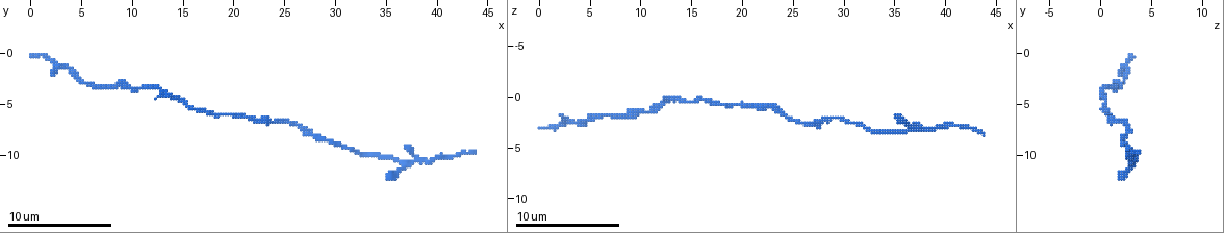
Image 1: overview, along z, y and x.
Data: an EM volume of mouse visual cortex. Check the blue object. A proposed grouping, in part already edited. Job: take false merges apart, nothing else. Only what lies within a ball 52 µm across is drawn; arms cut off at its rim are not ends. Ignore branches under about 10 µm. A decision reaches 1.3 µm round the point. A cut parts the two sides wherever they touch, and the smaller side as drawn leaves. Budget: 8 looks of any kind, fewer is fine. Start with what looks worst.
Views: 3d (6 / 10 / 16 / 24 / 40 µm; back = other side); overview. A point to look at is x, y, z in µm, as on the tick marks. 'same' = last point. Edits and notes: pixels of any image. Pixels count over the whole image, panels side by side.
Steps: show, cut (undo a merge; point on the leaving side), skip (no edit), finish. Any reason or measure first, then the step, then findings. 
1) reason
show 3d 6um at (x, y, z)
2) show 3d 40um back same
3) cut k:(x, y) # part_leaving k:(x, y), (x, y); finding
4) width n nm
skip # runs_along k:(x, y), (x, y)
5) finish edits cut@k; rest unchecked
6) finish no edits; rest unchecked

calibre changes
show 3d 16um at (8.0, 3.2, 1.8)

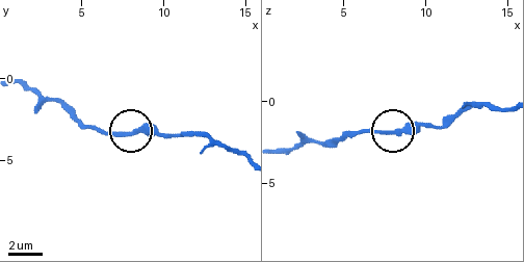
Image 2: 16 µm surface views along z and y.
skip # runs_along 2:(504, 109), (475, 105), (434, 126), (342, 130); all the same neuron

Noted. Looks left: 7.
sudden change in width
show 3d 10um at (36.0, 10.4, 3.4)

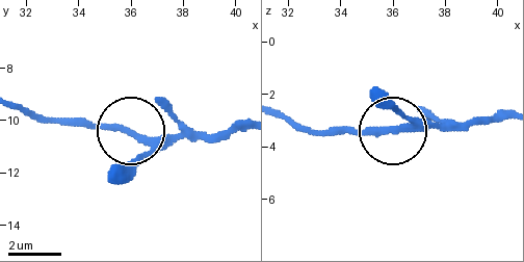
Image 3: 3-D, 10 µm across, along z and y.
from behind
show 3d 10um back at (36.0, 10.5, 3.3)

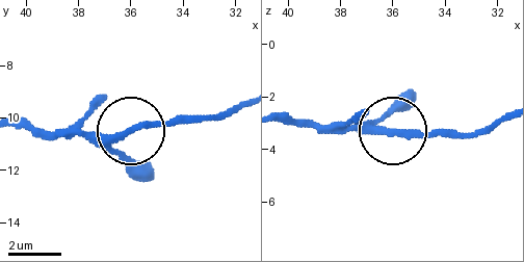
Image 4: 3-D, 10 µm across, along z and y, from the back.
width 270 nm
skip # runs_along 4:(242, 103), (195, 121), (148, 121), (122, 134), (63, 134); all the same neuron

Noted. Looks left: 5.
thick turns thin
show 3d 10um at (29.2, 8.6, 2.2)

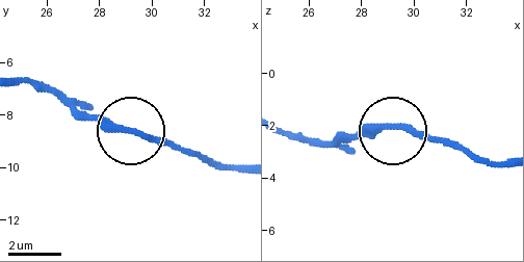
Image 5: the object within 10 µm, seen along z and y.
skip # runs_along 5:(23, 83), (63, 92), (89, 114), (208, 157); all the same neuron

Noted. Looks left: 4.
sudden change in width
show 3d 10um at (23.4, 6.8, 1.4)

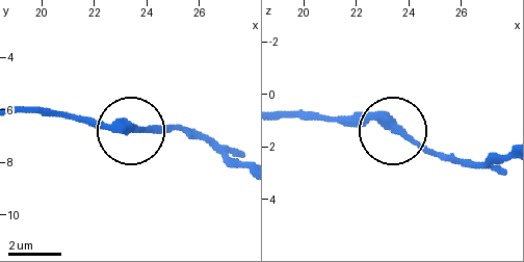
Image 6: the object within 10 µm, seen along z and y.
width 300 nm
skip # runs_along 6:(83, 124), (179, 130); all the same neuron

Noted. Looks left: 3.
finish no edits; rest unchecked

